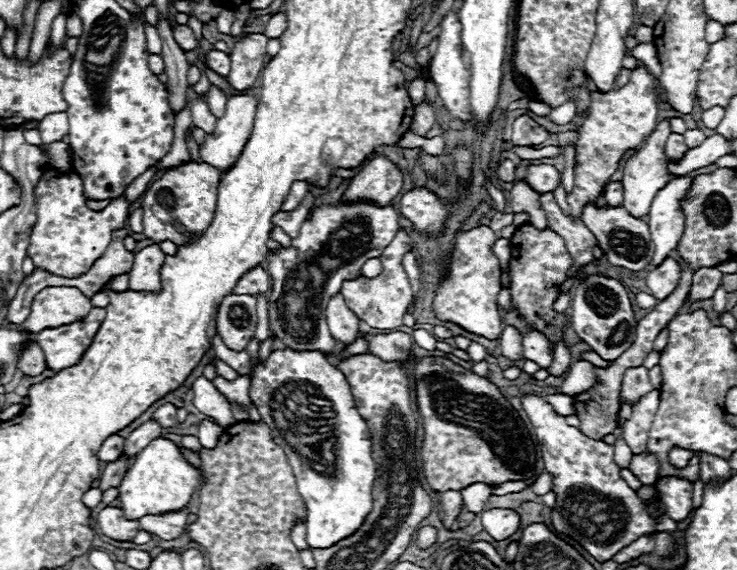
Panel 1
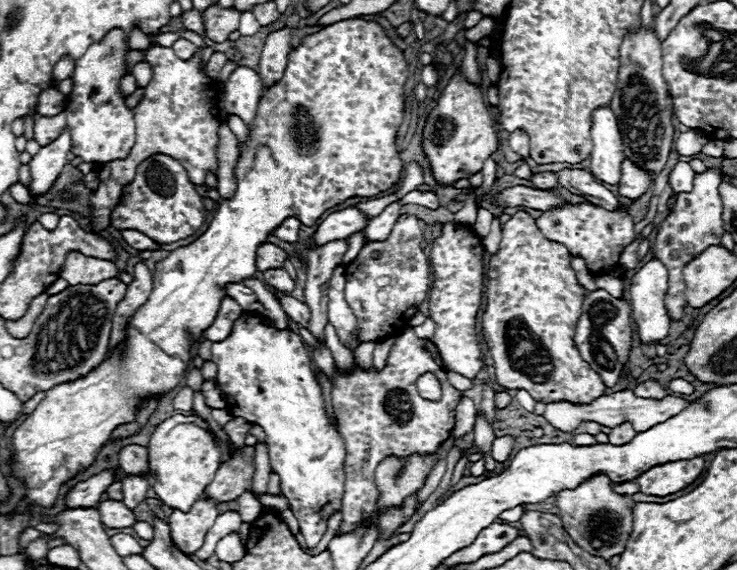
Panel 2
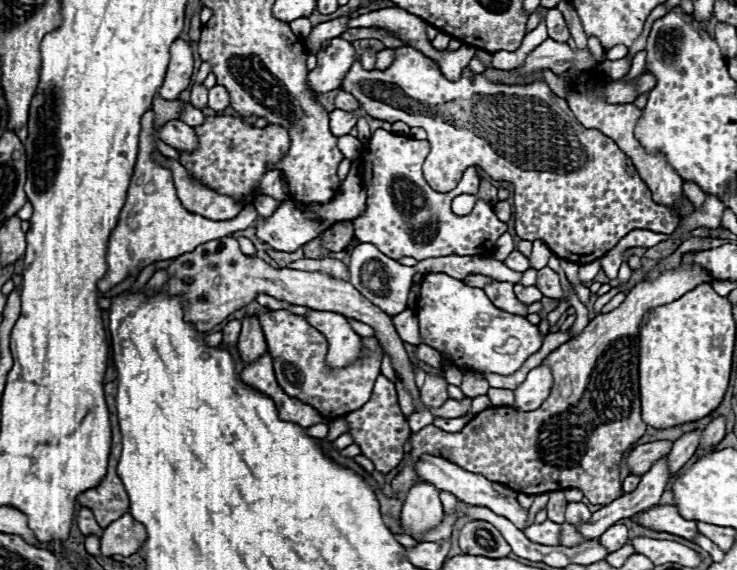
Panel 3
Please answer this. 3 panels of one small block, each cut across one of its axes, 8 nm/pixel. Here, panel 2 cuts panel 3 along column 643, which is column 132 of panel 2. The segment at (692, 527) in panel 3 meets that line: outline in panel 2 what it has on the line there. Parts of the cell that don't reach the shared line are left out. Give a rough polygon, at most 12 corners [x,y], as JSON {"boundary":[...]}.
{"boundary":[[116,500],[100,502],[102,524],[128,528],[134,512]]}

